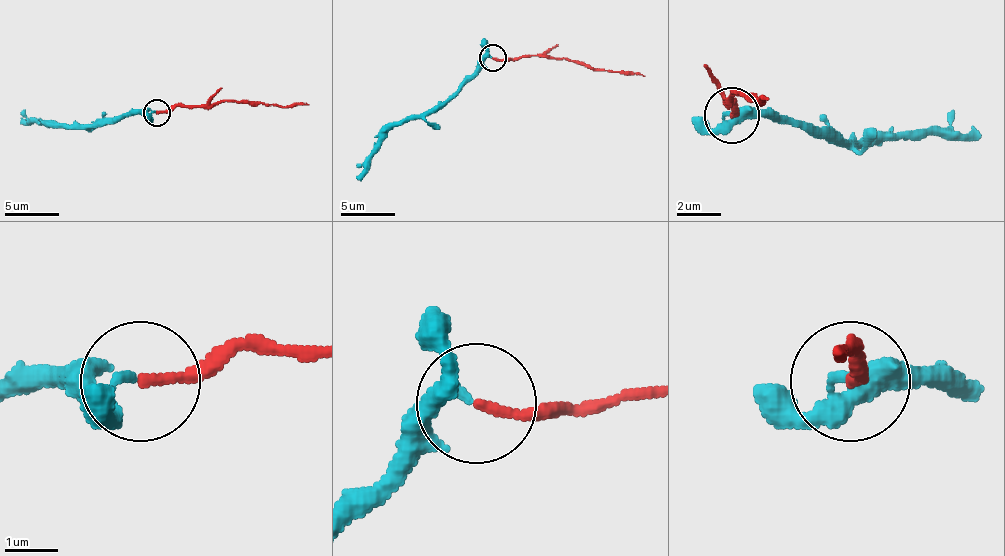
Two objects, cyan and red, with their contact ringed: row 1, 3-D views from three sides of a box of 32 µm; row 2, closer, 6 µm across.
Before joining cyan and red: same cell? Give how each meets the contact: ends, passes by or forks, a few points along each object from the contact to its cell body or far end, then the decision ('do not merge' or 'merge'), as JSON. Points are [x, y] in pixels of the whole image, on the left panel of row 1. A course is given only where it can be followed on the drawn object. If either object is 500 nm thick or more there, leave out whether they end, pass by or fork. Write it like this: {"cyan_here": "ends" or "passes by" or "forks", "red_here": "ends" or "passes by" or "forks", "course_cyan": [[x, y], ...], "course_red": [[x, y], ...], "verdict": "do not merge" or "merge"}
{"cyan_here": "passes by", "red_here": "ends", "course_cyan": [[156, 113], [150, 116], [123, 113], [63, 124], [36, 121], [25, 124]], "course_red": [[156, 113], [177, 105], [234, 102], [308, 105]], "verdict": "do not merge"}

